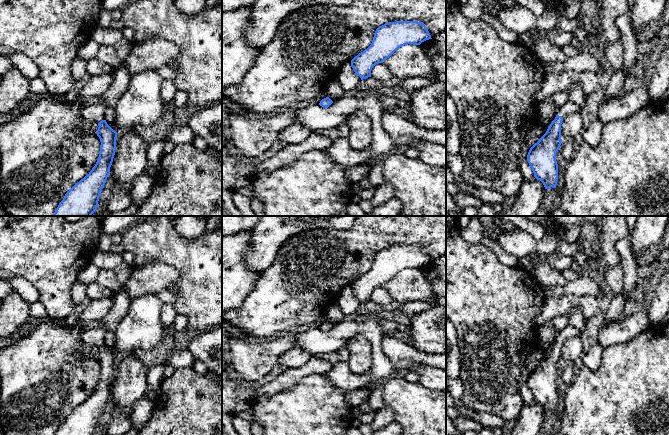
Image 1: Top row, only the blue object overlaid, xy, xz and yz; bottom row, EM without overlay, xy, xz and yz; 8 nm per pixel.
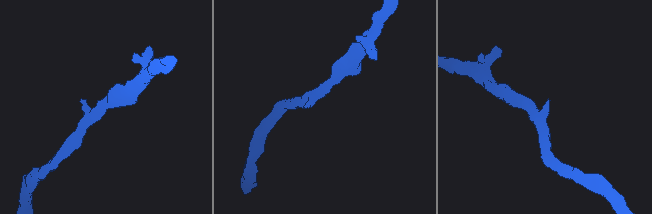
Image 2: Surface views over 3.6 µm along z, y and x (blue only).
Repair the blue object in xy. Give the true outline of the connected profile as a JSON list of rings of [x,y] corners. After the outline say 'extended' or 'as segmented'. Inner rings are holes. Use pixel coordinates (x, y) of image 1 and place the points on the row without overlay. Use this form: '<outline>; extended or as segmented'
[[[102,344],[98,347],[100,363],[98,384],[92,394],[76,407],[59,427],[55,435],[96,435],[102,413],[110,398],[116,373],[117,356]]]; as segmented

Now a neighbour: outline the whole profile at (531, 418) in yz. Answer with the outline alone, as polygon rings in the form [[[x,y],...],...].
[[[525,404],[519,419],[511,424],[503,435],[538,435],[545,414],[540,404]]]

